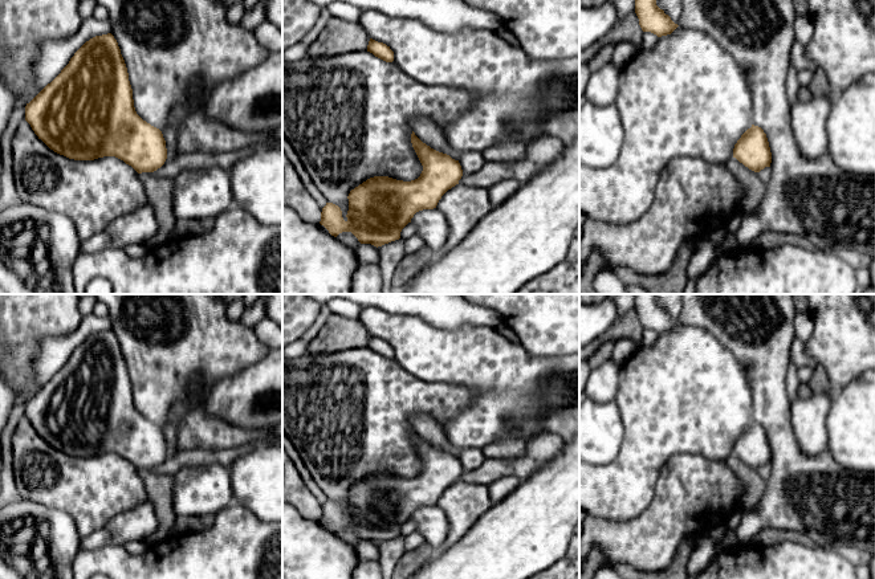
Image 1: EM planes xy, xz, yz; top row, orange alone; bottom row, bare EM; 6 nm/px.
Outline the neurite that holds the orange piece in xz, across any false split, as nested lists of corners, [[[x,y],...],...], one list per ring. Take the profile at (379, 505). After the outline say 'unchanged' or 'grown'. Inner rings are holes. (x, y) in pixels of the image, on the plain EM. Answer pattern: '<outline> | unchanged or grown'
[[[412,428],[412,444],[423,462],[420,473],[411,478],[396,477],[388,473],[374,473],[350,488],[347,517],[342,514],[342,507],[333,500],[326,500],[321,509],[320,521],[329,530],[337,534],[342,529],[351,529],[361,541],[382,543],[400,535],[402,526],[411,519],[414,511],[423,506],[436,505],[441,493],[459,481],[463,466],[459,457],[439,449],[423,440]]] | unchanged

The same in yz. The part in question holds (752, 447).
[[[752,421],[734,441],[733,454],[754,469],[770,464],[772,449],[764,427]]] | unchanged

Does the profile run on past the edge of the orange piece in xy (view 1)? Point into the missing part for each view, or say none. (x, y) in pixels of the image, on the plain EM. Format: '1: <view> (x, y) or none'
1: none

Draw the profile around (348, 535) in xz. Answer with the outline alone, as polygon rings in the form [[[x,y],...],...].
[[[342,529],[335,535],[351,547],[355,547],[361,542],[358,535],[351,529]]]

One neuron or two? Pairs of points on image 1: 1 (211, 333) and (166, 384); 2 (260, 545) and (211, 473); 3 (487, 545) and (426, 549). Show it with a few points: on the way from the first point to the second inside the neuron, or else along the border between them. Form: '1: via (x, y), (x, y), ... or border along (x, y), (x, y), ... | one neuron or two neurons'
1: via (198, 346), (173, 371) | one neuron
2: border along (233, 501), (214, 517) | two neurons
3: border along (431, 557), (423, 565) | two neurons

